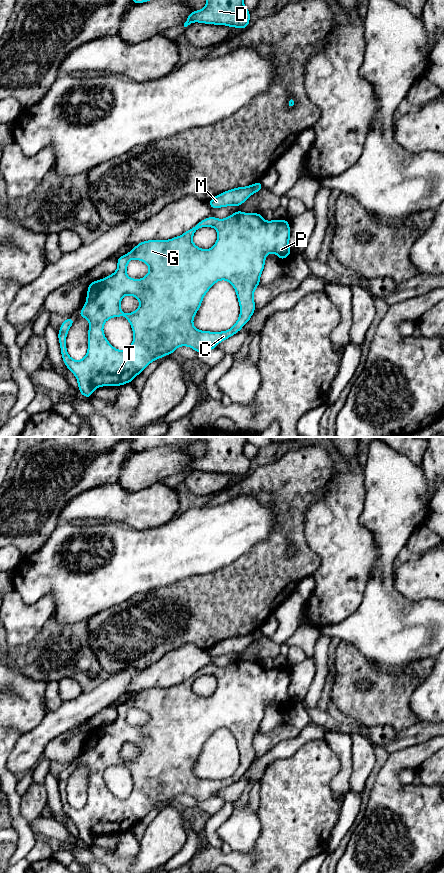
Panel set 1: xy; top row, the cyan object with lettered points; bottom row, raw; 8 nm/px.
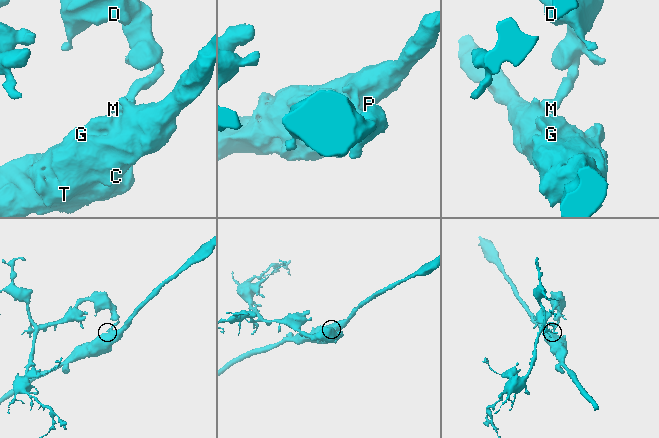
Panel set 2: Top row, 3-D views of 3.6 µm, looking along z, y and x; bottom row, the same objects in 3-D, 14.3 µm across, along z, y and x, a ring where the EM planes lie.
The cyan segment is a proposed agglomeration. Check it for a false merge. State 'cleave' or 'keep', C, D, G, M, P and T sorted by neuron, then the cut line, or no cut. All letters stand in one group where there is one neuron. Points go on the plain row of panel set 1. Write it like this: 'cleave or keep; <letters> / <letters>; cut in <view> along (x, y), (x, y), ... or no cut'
cleave; C G P T / D M; cut in xy along (252, 633), (256, 639)

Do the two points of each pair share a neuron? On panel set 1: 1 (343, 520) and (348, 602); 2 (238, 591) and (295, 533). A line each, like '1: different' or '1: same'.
1: same
2: same

